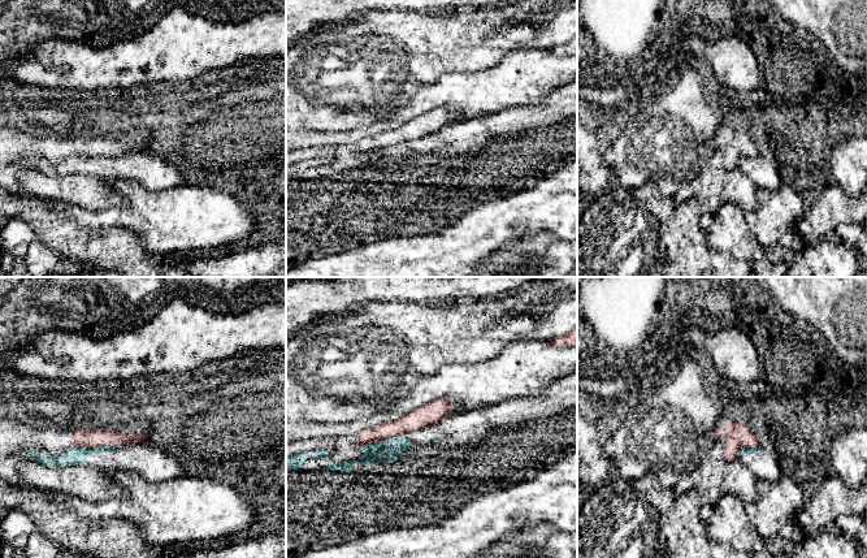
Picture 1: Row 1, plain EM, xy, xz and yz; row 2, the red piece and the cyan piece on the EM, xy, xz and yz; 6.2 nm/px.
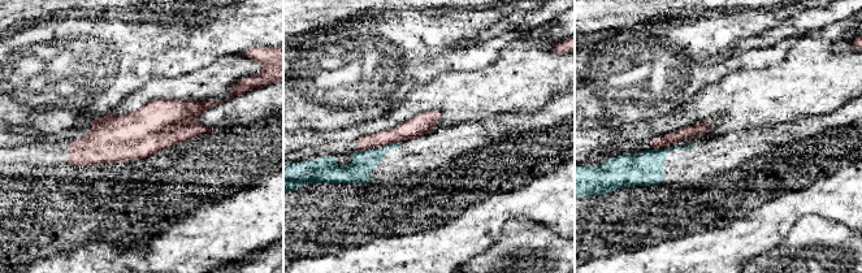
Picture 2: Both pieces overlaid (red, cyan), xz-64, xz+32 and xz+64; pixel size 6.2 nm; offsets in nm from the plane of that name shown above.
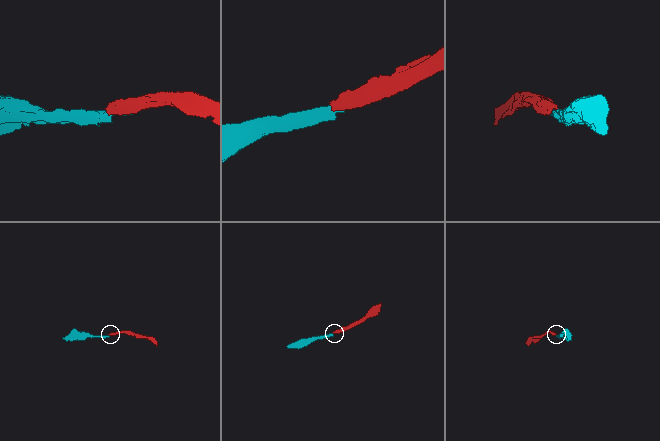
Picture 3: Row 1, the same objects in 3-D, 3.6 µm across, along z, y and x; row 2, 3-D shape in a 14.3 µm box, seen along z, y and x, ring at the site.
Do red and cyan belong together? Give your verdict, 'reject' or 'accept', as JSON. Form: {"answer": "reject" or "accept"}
{"answer": "reject"}

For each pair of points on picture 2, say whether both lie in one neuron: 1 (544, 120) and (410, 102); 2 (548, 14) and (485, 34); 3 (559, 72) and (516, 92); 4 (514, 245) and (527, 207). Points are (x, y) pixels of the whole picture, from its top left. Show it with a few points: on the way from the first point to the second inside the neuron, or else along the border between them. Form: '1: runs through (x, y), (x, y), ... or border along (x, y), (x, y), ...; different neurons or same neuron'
1: border along (531, 111), (503, 112), (472, 124); different neurons
2: runs through (532, 18), (515, 20), (501, 26); same neuron
3: runs through (549, 73), (536, 73), (527, 82); same neuron
4: border along (551, 229), (512, 219), (499, 238); different neurons

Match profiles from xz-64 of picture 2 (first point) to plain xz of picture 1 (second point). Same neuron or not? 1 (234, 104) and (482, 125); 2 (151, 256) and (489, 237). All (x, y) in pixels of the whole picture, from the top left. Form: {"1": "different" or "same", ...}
{"1": "same", "2": "same"}

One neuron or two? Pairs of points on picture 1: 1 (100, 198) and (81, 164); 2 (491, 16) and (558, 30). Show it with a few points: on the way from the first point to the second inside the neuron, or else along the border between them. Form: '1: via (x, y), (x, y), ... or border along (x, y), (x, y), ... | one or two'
1: border along (56, 176), (89, 174), (112, 178) | two
2: via (504, 30), (540, 33) | one

